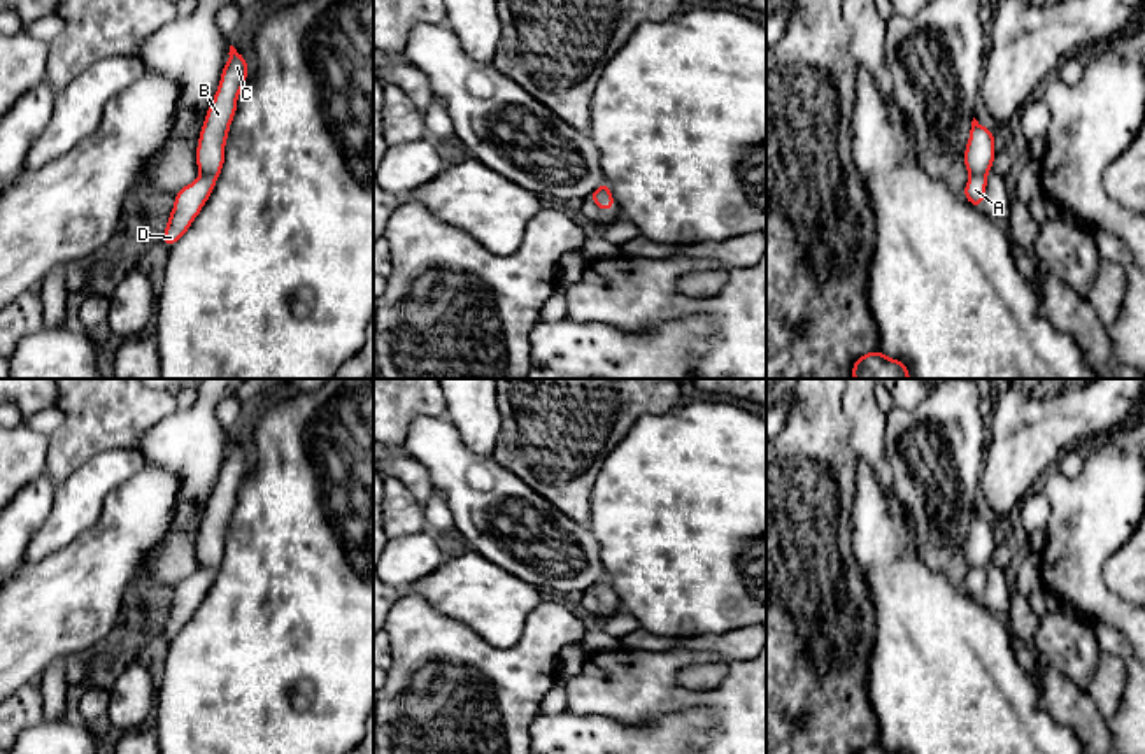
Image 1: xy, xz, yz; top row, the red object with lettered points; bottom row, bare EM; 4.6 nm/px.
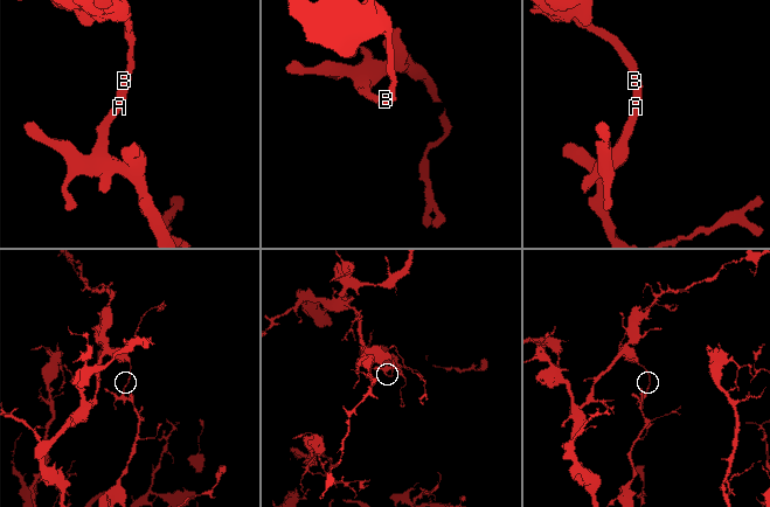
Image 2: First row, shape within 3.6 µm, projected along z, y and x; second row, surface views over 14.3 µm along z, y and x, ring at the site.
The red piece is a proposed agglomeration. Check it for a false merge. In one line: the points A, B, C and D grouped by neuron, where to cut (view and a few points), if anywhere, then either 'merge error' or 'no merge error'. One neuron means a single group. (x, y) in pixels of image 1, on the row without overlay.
groups A D / B C; cut xy (200, 567), (216, 570); merge error

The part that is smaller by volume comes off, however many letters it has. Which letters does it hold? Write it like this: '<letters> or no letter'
A, D

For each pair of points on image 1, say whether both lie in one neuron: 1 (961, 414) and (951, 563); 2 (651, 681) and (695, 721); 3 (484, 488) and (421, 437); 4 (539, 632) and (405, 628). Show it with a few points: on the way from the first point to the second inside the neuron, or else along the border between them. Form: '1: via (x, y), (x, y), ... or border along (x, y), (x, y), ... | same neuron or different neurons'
1: via (952, 451), (944, 462), (944, 526) | same neuron
2: border along (714, 714), (704, 709), (679, 709), (642, 721) | different neurons
3: via (469, 481), (437, 449) | same neuron
4: via (507, 660), (472, 660), (439, 651) | same neuron

